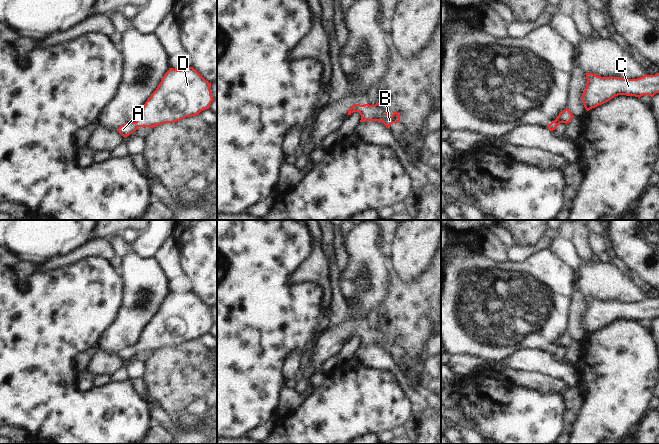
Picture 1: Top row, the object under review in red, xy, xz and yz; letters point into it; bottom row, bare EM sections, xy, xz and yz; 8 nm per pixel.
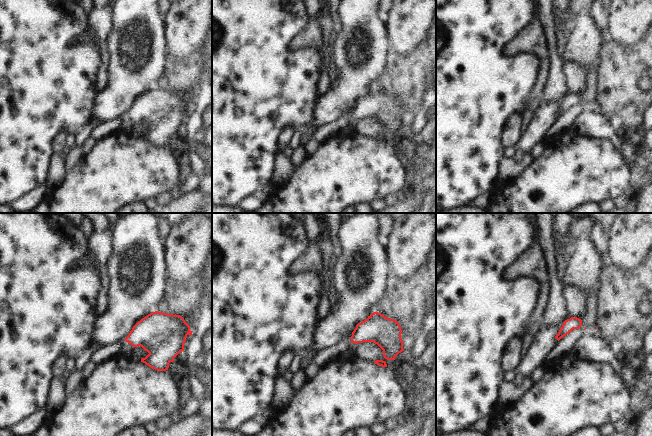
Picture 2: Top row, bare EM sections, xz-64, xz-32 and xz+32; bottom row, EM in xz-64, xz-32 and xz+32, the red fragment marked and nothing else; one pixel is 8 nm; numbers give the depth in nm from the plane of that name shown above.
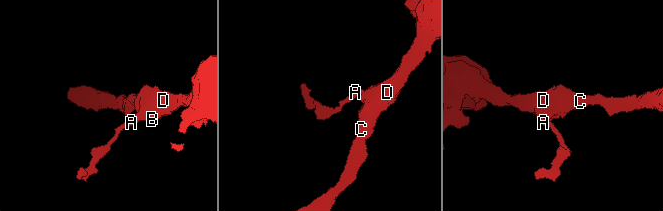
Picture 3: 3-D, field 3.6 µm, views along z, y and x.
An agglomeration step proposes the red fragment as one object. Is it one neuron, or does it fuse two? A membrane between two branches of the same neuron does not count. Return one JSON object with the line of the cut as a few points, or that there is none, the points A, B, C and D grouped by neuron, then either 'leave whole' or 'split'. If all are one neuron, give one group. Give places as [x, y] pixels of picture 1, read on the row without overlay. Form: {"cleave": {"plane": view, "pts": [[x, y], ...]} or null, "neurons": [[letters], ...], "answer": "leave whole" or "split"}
{"cleave": null, "neurons": [["A", "B", "C", "D"]], "answer": "leave whole"}

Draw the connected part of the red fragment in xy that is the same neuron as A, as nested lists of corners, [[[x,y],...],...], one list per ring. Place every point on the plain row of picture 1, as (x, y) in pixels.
[[[193,291],[173,293],[164,298],[156,314],[147,323],[135,346],[121,349],[117,355],[127,361],[138,351],[155,351],[199,339],[214,324],[206,305]]]

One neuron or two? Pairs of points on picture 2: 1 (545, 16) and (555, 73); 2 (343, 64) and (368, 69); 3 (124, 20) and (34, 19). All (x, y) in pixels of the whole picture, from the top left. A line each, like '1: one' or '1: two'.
1: one
2: one
3: two

